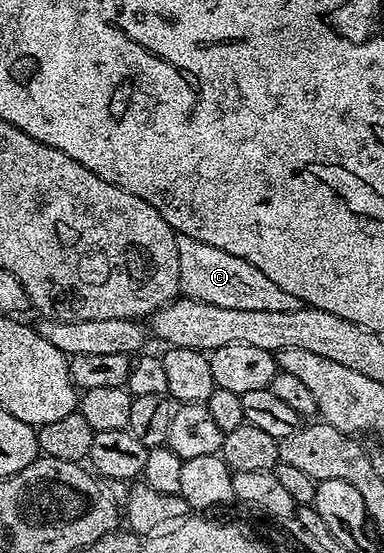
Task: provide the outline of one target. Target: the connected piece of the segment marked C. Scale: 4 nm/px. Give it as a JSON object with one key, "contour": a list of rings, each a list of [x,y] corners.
{"contour":[[[179,235],[178,244],[178,270],[179,286],[181,293],[196,302],[215,304],[220,308],[249,309],[250,311],[260,311],[260,306],[276,306],[276,302],[284,302],[292,311],[292,298],[290,292],[276,294],[278,284],[270,280],[268,276],[260,278],[260,272],[256,274],[258,268],[248,270],[248,263],[236,256],[231,256],[228,252],[223,252],[213,245],[202,244],[200,240],[193,237]]]}

